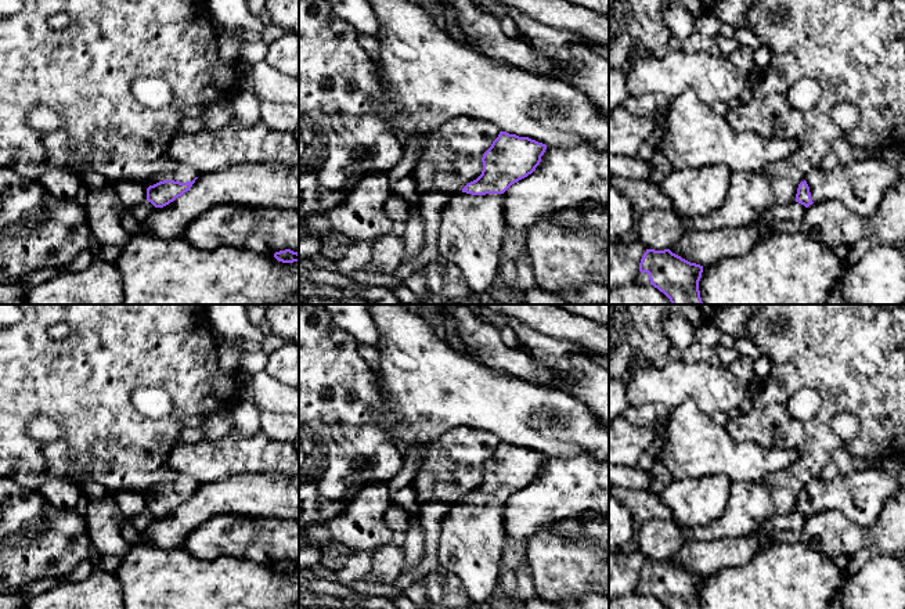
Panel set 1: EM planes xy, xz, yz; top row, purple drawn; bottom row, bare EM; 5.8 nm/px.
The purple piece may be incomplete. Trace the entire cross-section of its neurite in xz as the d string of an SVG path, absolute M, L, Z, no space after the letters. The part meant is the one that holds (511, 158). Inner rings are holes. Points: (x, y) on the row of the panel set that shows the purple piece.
M500 131L483 154L482 174L468 183L461 192L451 195L443 210L437 238L440 256L459 267L475 299L488 293L500 277L502 235L506 233L502 194L536 170L545 149L545 144L529 137Z

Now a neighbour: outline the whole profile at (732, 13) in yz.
M717 0L713 14L721 24L735 29L746 28L746 14L756 3L757 0Z

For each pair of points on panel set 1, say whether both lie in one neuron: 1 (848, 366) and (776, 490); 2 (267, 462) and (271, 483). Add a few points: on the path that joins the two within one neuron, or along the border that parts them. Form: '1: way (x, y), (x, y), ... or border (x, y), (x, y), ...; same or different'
1: way (836, 397), (815, 433), (815, 450), (808, 461); same
2: border (237, 474), (284, 475); different

